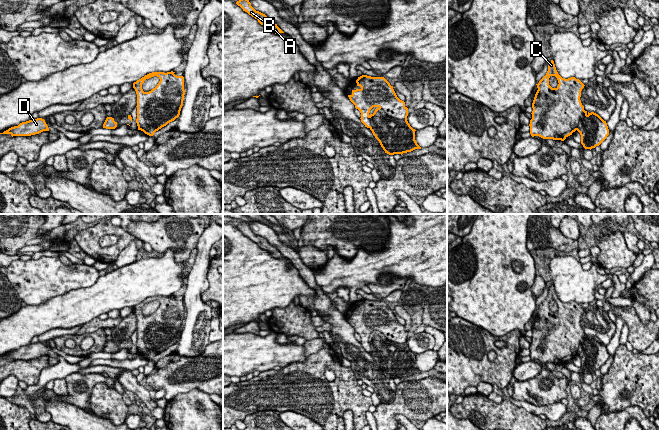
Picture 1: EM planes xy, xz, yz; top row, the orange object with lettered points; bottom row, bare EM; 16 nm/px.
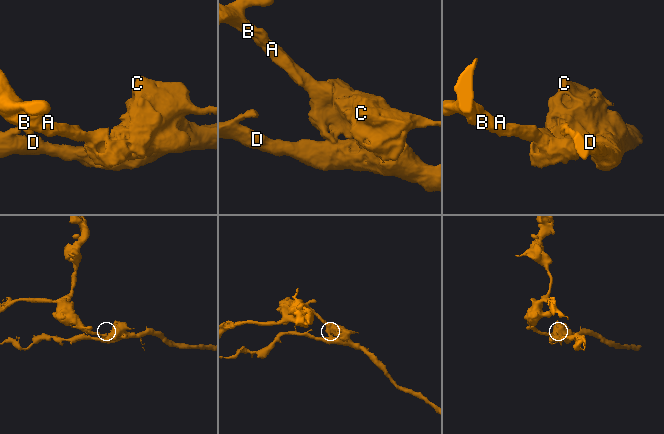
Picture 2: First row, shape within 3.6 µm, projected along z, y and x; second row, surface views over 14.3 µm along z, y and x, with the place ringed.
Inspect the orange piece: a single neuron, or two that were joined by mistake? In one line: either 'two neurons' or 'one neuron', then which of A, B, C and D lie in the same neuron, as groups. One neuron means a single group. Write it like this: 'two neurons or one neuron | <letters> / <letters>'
two neurons | A B C / D

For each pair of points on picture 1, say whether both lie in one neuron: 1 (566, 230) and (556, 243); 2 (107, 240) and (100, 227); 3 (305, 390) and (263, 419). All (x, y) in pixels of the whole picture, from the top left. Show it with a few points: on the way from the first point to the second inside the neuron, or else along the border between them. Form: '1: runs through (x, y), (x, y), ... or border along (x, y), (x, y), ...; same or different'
1: border along (558, 229), (566, 237), (577, 240); different
2: border along (119, 238), (108, 246), (102, 247), (98, 243); different
3: border along (280, 412), (256, 411), (252, 414); different

